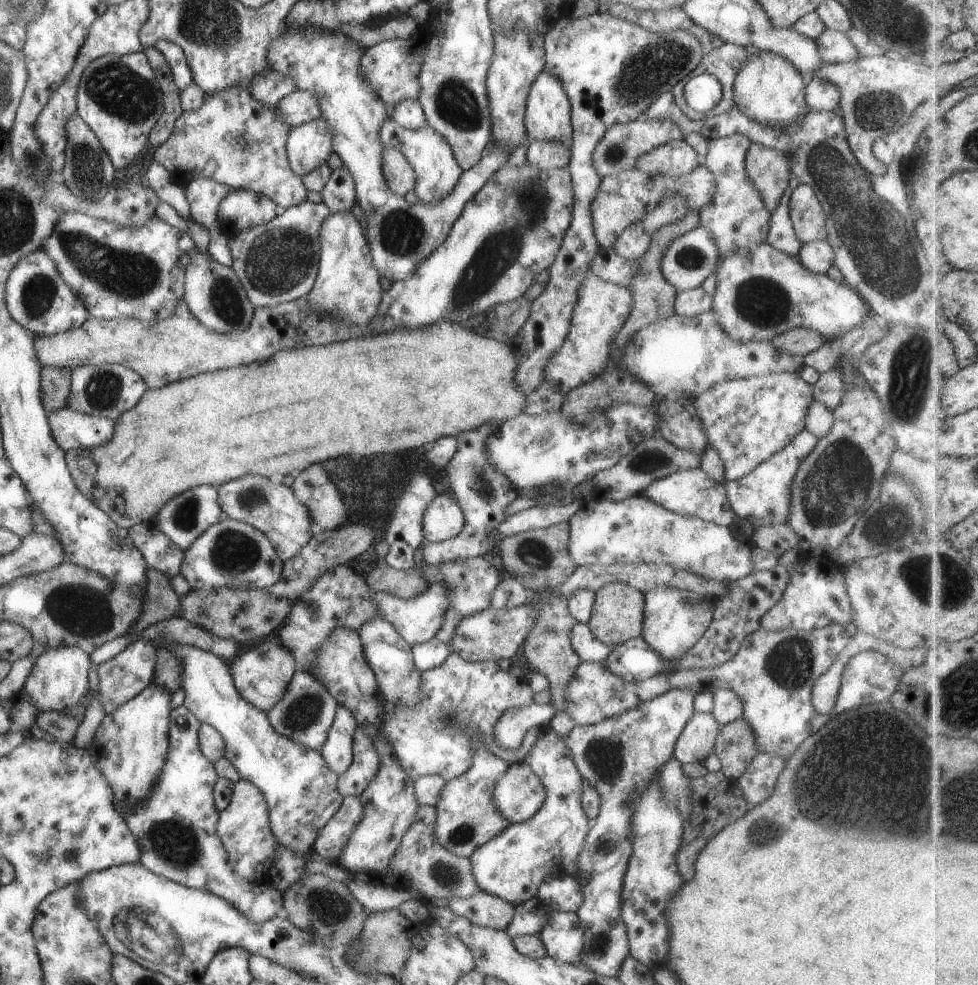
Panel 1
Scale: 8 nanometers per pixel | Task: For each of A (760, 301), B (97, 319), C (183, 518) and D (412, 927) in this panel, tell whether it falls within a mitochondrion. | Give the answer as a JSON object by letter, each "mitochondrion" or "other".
{"A":"mitochondrion","B":"other","C":"mitochondrion","D":"other"}

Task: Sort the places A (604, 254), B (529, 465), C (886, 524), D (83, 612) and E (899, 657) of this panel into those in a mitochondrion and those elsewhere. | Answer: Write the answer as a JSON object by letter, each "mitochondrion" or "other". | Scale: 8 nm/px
{"A":"other","B":"other","C":"mitochondrion","D":"mitochondrion","E":"other"}

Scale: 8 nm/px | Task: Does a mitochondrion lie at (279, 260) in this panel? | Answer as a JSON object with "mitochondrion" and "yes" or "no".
{"mitochondrion":"yes"}

